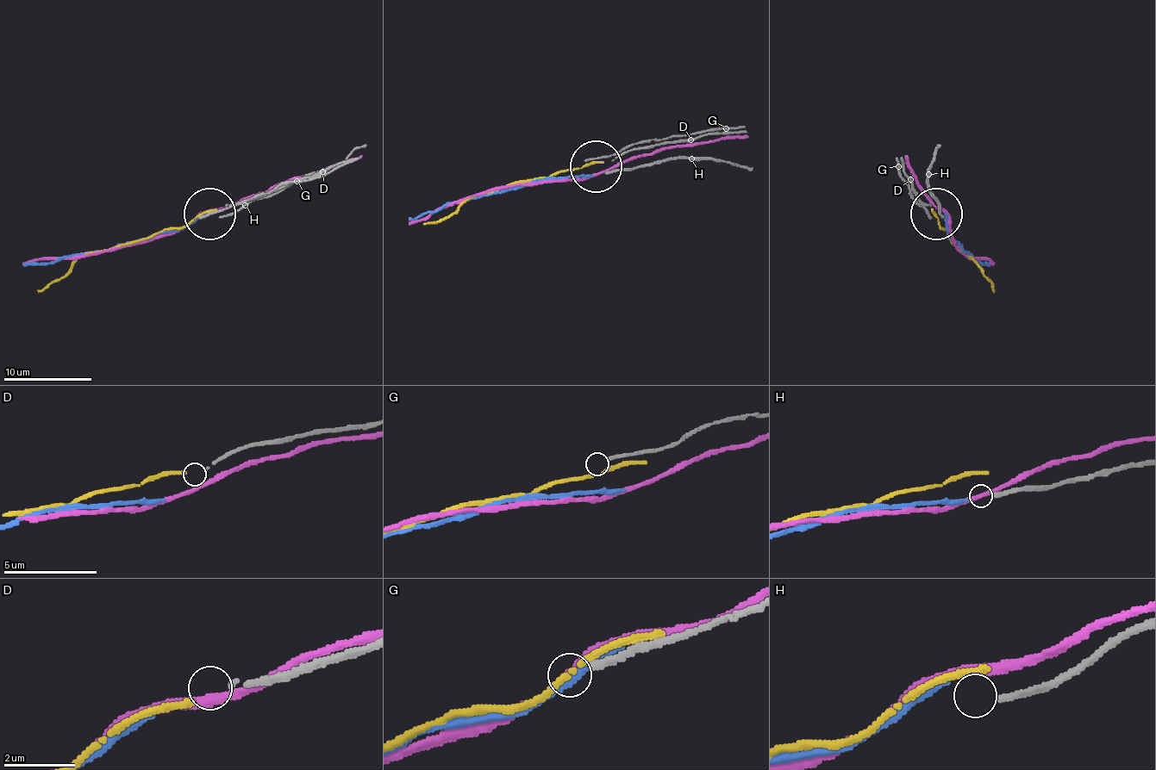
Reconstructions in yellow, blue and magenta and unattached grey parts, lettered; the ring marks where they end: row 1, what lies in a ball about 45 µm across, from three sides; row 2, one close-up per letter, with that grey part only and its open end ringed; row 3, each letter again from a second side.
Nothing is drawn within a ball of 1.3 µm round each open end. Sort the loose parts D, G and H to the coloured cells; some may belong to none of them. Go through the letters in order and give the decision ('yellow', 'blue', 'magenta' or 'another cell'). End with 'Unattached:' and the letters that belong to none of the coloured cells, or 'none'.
D: yellow
G: another cell
H: another cell
Unattached: G, H

